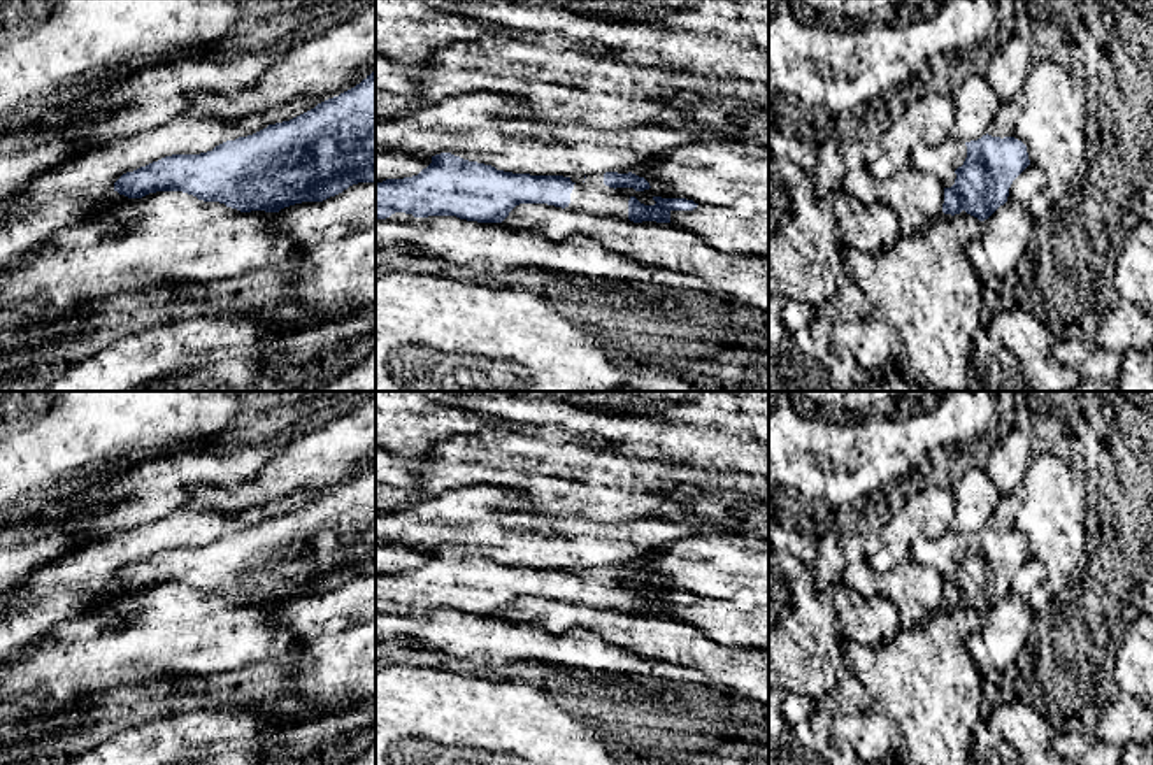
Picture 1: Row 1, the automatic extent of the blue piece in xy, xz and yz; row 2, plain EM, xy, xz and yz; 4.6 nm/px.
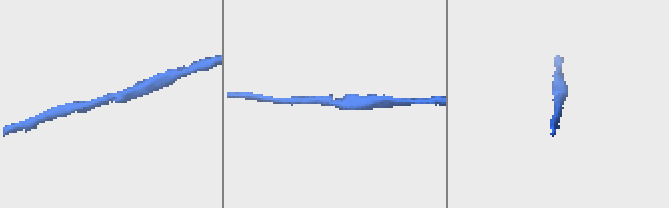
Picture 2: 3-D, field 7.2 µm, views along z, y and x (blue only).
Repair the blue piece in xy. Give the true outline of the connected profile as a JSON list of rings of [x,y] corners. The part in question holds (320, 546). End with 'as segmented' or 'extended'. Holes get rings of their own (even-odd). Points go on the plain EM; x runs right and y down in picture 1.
[[[376,463],[354,481],[314,502],[200,547],[172,547],[114,576],[114,584],[142,591],[156,584],[183,584],[240,605],[279,605],[302,595],[323,595],[358,576],[376,576]]]; as segmented

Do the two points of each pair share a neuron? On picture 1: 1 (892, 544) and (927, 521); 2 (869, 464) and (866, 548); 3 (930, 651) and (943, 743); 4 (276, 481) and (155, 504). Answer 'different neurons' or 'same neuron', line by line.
1: same neuron
2: different neurons
3: same neuron
4: different neurons

